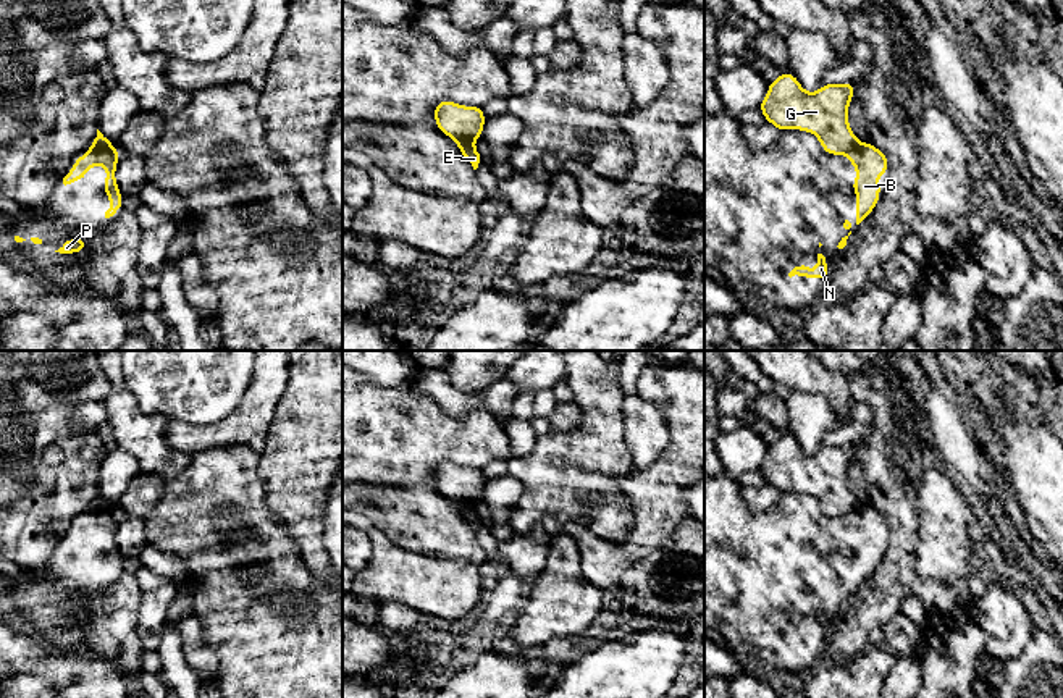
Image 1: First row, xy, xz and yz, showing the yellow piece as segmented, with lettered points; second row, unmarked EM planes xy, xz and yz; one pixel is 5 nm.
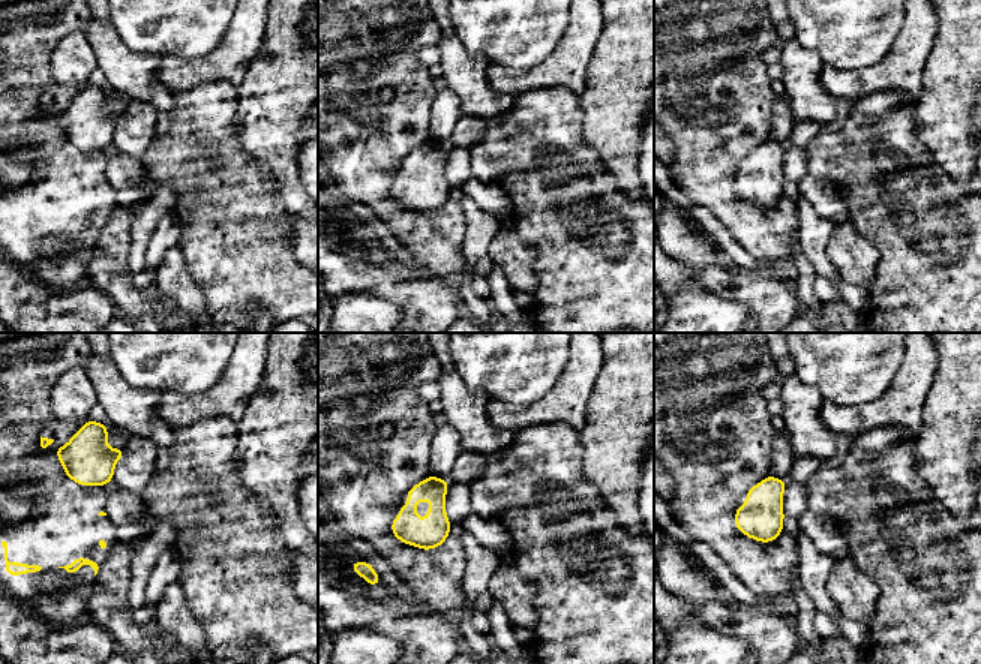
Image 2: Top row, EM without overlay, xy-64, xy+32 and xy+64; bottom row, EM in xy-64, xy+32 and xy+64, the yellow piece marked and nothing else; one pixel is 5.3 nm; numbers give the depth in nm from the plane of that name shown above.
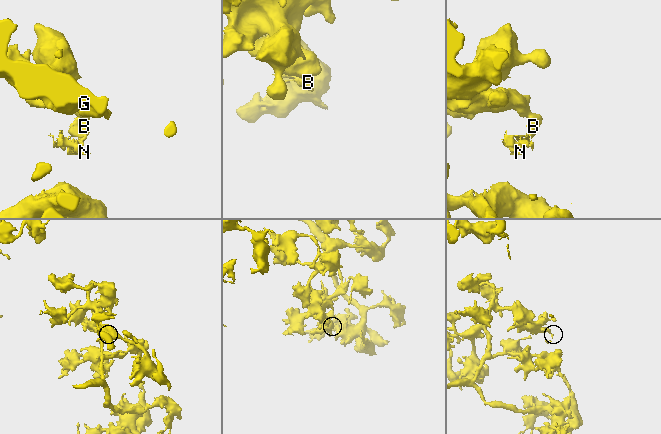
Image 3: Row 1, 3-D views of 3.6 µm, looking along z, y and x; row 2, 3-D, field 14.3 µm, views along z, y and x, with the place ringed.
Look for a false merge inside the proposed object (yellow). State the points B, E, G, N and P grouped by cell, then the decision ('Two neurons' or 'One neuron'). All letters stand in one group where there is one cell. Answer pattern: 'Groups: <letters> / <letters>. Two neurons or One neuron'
Groups: B E N P / G. Two neurons

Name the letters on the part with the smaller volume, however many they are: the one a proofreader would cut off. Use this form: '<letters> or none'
B, E, N, P

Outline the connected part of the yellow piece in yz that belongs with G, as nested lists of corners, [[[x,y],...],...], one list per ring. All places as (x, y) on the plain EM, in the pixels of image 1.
[[[785,435],[769,446],[759,472],[779,493],[813,494],[826,515],[842,517],[859,506],[848,486],[848,465],[853,457],[851,444],[824,446],[809,456],[792,435]]]

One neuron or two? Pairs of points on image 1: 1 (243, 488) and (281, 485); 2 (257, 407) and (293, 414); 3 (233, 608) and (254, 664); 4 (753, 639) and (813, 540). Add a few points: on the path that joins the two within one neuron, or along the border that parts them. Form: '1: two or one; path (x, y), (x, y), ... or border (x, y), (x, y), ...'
1: two; border (260, 479), (264, 501)
2: two; border (286, 372), (286, 390), (275, 411), (264, 445)
3: one; path (247, 622), (254, 629), (254, 650)
4: one; path (779, 619), (781, 572), (787, 566)

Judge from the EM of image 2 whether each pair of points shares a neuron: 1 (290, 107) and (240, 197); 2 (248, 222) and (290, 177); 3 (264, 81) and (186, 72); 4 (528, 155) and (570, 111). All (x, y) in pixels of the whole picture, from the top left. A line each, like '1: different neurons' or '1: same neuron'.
1: different neurons
2: different neurons
3: different neurons
4: same neuron

